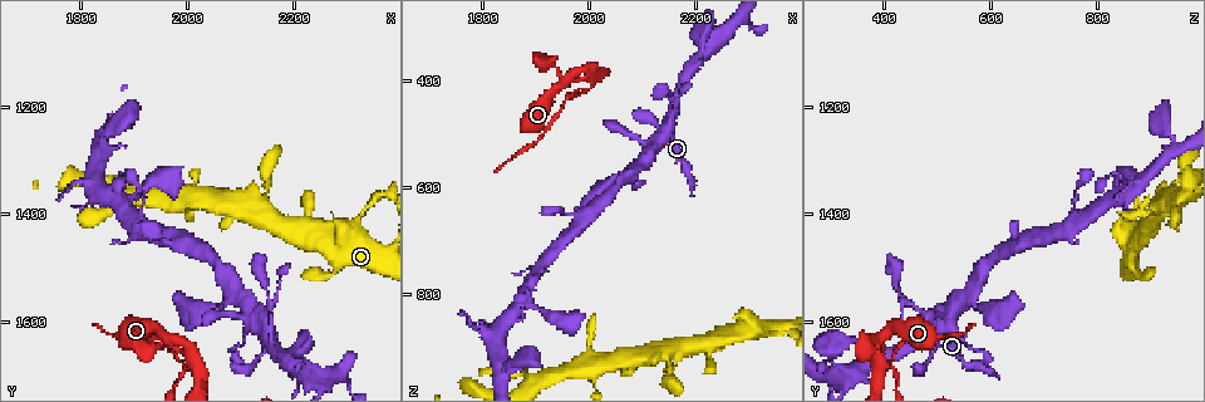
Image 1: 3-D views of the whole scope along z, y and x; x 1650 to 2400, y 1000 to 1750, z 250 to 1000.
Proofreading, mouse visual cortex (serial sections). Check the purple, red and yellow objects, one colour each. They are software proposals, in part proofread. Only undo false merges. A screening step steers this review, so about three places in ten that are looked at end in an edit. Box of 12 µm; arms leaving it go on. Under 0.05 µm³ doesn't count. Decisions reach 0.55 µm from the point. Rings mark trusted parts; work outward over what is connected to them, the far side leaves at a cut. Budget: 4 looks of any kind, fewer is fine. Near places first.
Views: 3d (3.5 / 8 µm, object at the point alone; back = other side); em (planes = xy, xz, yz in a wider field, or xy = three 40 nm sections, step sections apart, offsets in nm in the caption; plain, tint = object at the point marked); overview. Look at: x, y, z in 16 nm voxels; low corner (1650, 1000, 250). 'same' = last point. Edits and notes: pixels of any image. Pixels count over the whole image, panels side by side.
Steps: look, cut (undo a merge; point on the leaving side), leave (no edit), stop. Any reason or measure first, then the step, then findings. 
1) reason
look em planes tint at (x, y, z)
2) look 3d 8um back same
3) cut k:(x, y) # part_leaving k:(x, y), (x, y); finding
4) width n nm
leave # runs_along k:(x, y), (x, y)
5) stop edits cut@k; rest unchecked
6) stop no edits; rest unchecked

sudden change in width
look 3d 3.5um at (1915, 1365, 760)

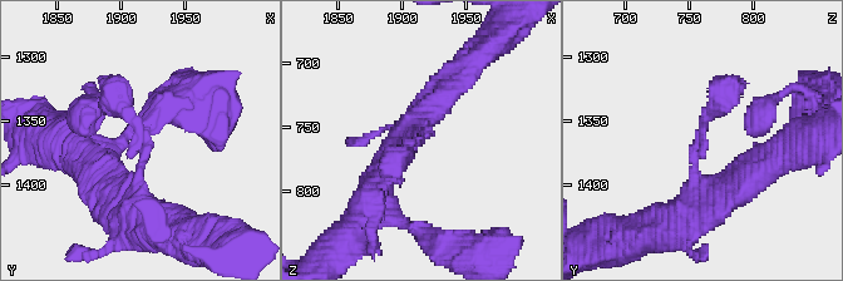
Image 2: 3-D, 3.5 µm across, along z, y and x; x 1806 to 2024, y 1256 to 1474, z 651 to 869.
look em xy step 5 tint at (1914, 1362, 760)

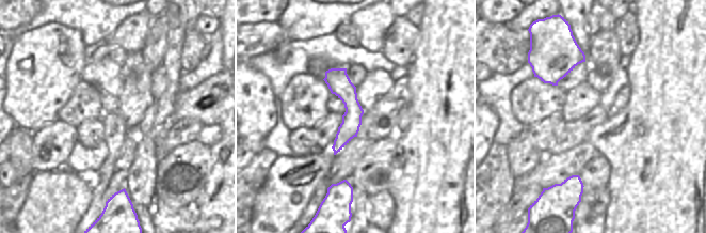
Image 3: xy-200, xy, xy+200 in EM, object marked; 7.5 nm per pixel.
leave # runs_along 3:(329, 73), (350, 99), (337, 149); one cell here

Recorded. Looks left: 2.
look 3d 3.5um back at (2005, 1675, 395)

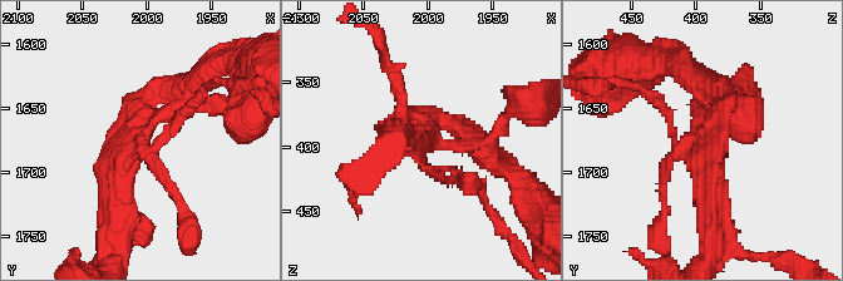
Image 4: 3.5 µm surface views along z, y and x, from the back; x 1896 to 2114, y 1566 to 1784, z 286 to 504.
need the tissue
look em xy step 1 tint at (2006, 1670, 392)

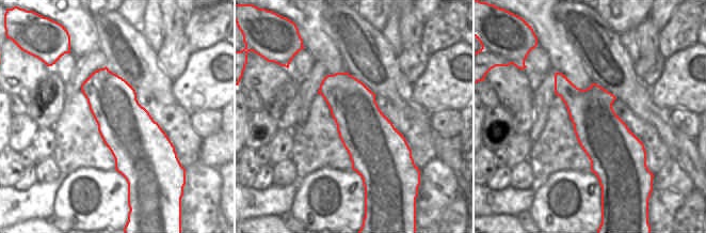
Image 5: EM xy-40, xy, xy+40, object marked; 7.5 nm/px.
width 400 nm
cut 4:(507, 235) # a second cell is stuck on

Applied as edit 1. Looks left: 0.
stop edits cut@4; rest unchecked

